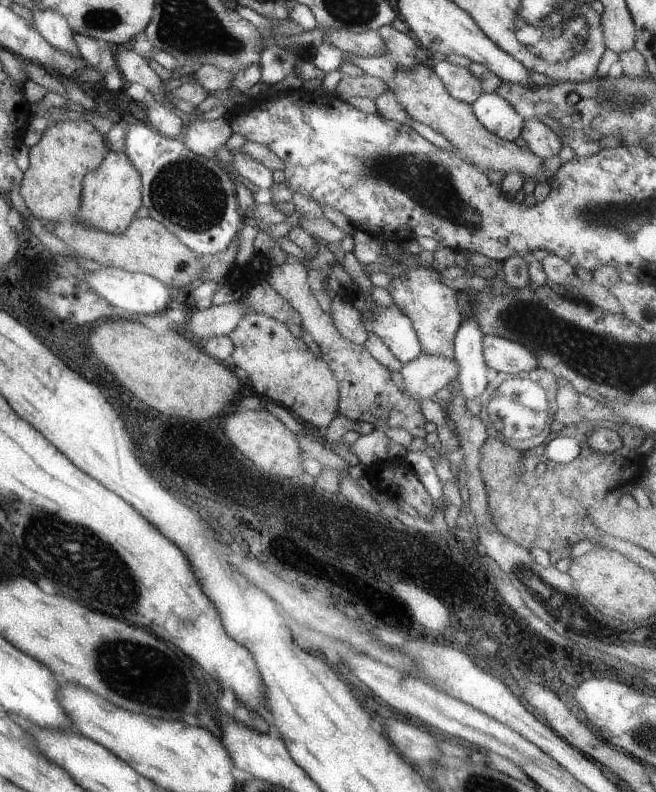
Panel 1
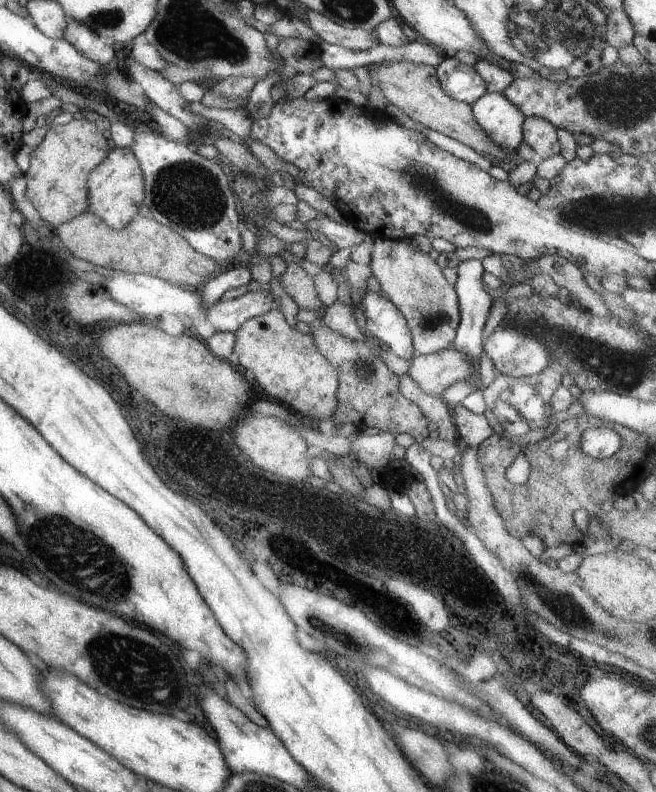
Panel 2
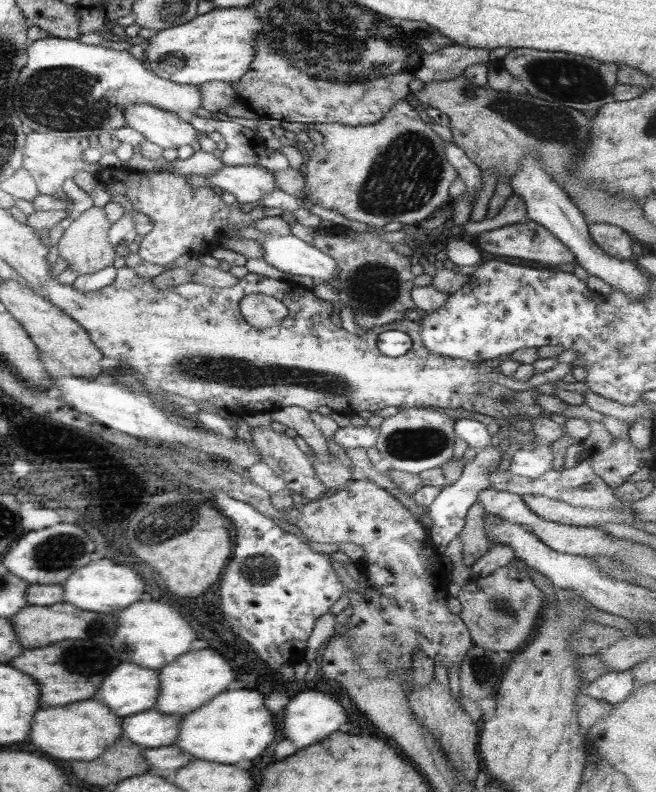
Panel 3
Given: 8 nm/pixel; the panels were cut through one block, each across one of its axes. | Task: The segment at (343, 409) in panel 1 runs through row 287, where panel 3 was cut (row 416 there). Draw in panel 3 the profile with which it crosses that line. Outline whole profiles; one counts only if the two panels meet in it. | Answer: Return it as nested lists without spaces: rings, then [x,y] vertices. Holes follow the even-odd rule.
[[[285,406],[272,412],[272,420],[284,424],[287,428],[294,428],[298,436],[302,436],[313,452],[320,456],[329,456],[326,440],[320,429],[310,418],[310,411],[301,406]]]

